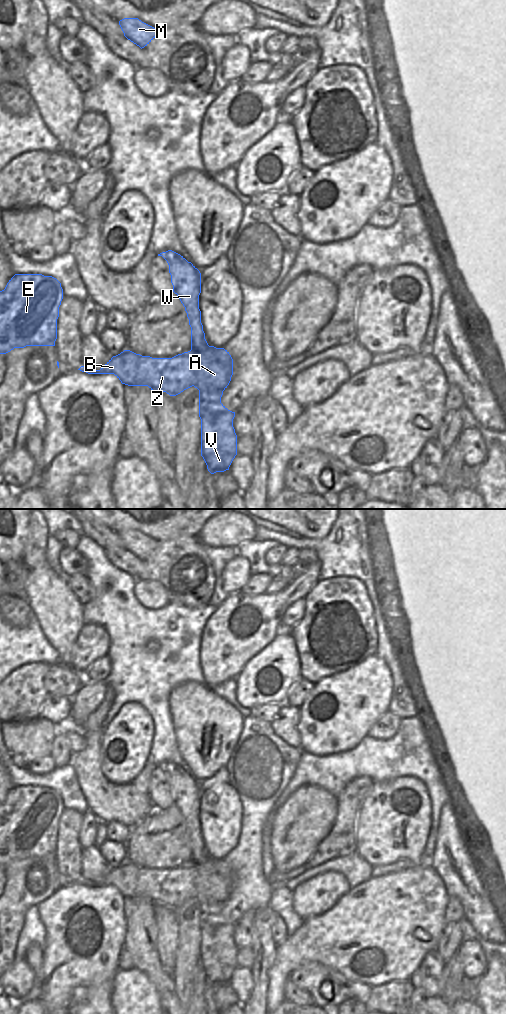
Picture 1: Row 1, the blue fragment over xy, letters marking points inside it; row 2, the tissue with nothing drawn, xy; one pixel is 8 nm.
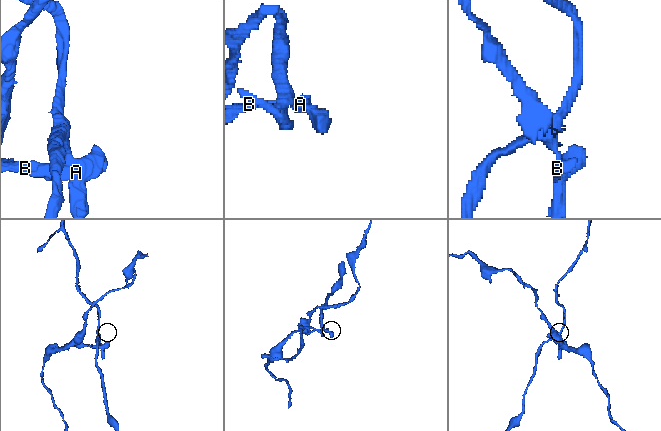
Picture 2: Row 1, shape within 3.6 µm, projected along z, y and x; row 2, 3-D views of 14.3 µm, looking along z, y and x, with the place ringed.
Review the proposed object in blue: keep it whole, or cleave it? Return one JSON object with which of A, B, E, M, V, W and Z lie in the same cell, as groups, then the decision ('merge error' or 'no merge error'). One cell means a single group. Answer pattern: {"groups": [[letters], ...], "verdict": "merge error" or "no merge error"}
{"groups": [["A", "B", "E", "Z"], ["M", "V", "W"]], "verdict": "merge error"}

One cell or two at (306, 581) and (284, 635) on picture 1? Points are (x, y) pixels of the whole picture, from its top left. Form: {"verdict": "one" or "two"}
{"verdict": "two"}

